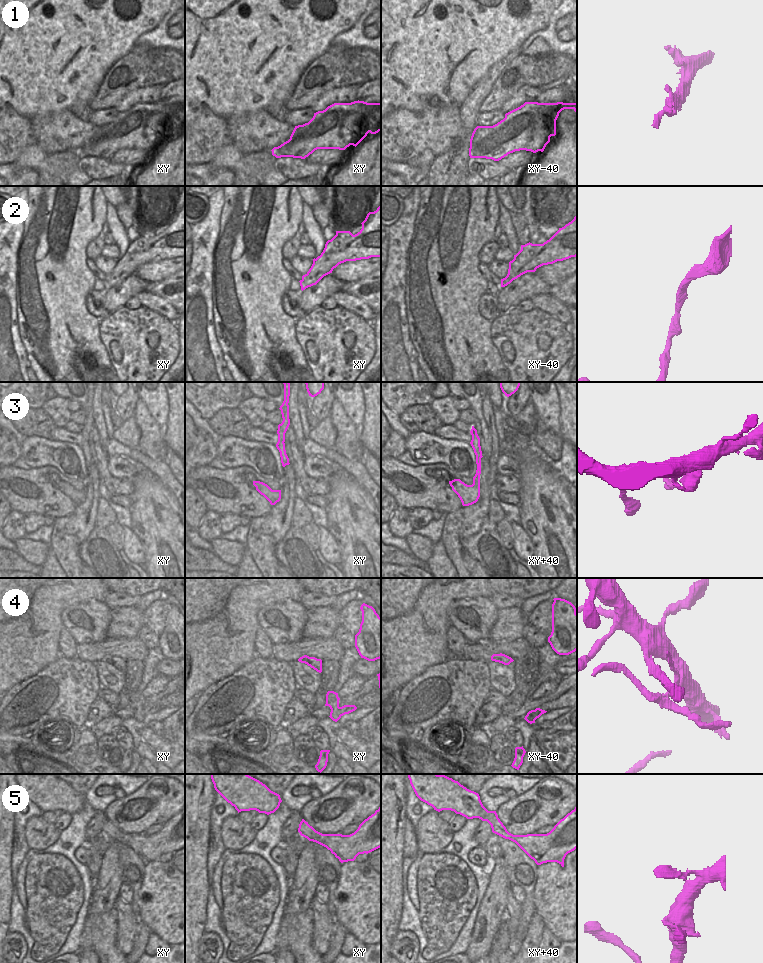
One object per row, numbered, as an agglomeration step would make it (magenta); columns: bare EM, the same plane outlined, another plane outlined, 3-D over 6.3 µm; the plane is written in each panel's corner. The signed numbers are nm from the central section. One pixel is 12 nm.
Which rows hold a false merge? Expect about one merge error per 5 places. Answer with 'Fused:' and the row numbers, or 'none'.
Fused: none

